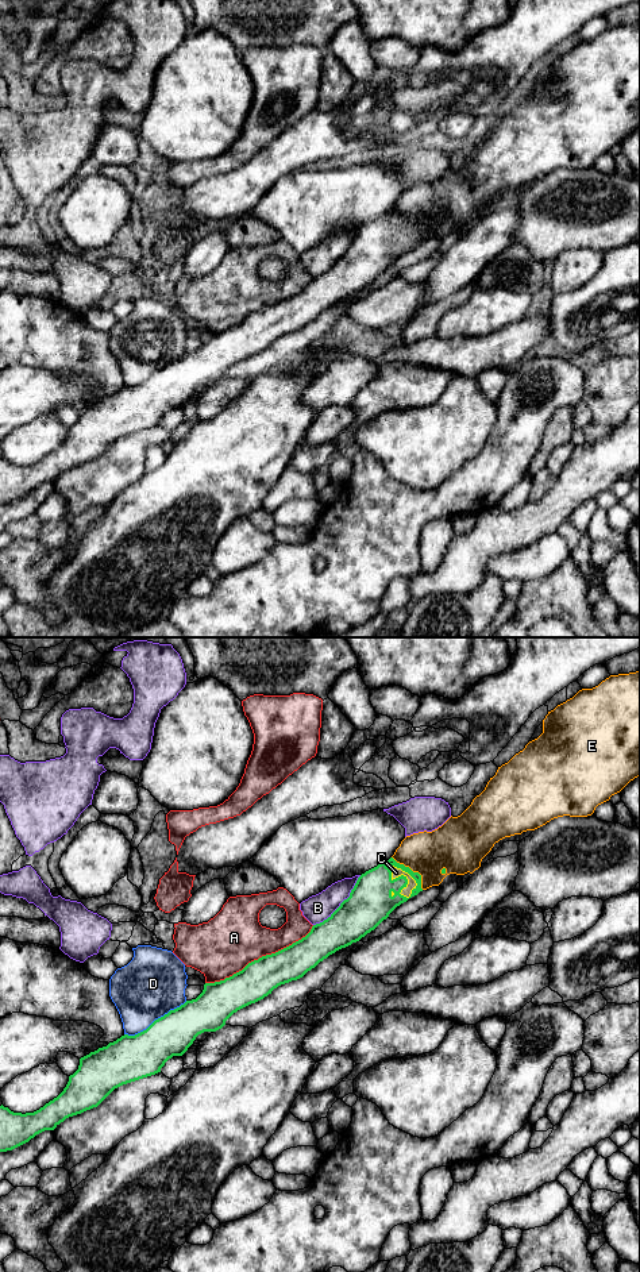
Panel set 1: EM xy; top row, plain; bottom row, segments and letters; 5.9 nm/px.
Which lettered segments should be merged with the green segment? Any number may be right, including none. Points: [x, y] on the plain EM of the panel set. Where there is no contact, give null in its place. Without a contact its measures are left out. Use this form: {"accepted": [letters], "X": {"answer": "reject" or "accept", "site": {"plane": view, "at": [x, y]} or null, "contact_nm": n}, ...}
{"accepted": ["C"], "A": {"answer": "reject", "site": {"plane": "xy", "at": [259, 309]}, "contact_nm": 750}, "B": {"answer": "reject", "site": {"plane": "xy", "at": [340, 255]}, "contact_nm": 420}, "C": {"answer": "accept", "site": {"plane": "xy", "at": [409, 226]}, "contact_nm": 260}, "D": {"answer": "reject", "site": {"plane": "xy", "at": [155, 372]}, "contact_nm": 420}, "E": {"answer": "reject", "site": {"plane": "xy", "at": [412, 223]}, "contact_nm": 280}}

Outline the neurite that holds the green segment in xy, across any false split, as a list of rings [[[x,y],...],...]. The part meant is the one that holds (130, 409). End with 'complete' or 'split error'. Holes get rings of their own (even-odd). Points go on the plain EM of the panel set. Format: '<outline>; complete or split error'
[[[393,209],[362,226],[350,248],[323,274],[292,297],[248,315],[242,323],[224,332],[205,335],[203,344],[180,359],[155,371],[146,382],[124,386],[107,398],[80,410],[78,421],[69,428],[63,443],[34,465],[14,465],[0,458],[0,504],[12,502],[45,482],[54,482],[66,470],[97,459],[115,440],[161,424],[173,408],[182,408],[196,389],[204,383],[216,383],[238,362],[255,355],[281,336],[302,329],[320,313],[336,302],[359,293],[374,282],[389,266],[421,240],[421,227],[397,215]]]; split error

